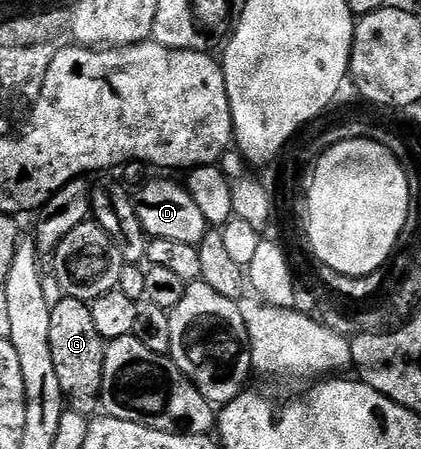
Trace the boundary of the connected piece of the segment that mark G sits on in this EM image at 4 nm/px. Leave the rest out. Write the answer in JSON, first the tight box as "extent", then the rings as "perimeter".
{"extent":[50,297,107,416],"perimeter":[[[66,297],[59,300],[50,307],[50,343],[55,372],[58,373],[59,386],[63,389],[68,407],[89,416],[98,409],[100,403],[107,344],[96,331],[88,303]]]}

